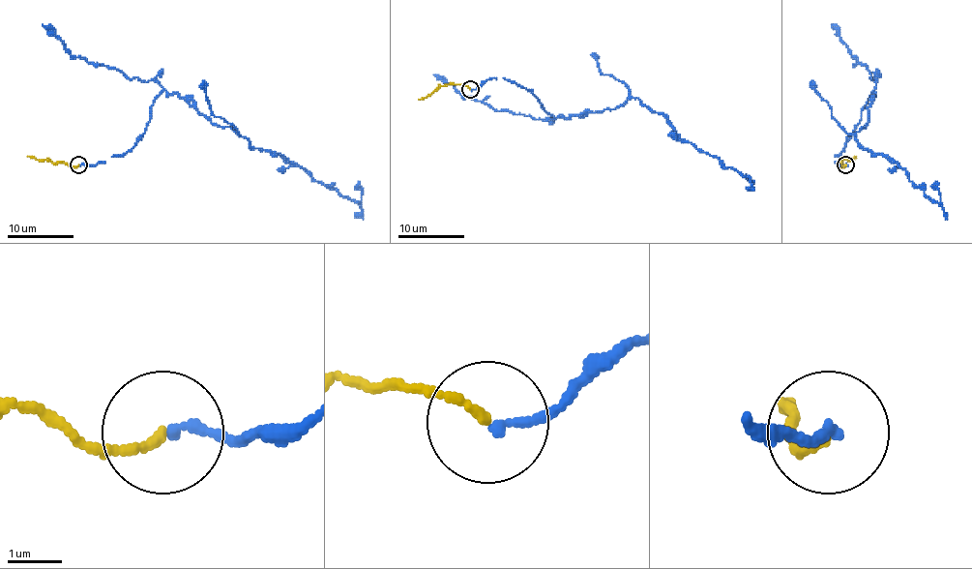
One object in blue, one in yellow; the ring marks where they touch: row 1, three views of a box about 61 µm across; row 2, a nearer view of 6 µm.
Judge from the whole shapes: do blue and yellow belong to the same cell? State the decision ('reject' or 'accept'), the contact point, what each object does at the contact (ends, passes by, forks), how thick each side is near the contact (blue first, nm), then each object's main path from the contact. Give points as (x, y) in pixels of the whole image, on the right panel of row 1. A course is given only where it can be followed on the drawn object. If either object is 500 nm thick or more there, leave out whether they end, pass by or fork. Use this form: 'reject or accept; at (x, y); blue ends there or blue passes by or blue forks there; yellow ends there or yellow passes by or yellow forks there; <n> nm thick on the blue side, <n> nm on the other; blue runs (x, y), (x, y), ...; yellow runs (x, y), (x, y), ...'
accept; at (845, 164); blue ends there; yellow ends there; 160 nm thick on the blue side, 180 nm on the other; blue runs (846, 164), (835, 162), (874, 90), (866, 127), (854, 138), (889, 156), (938, 202), (940, 193), (930, 186); yellow runs (846, 164), (841, 166), (841, 163), (856, 156)

